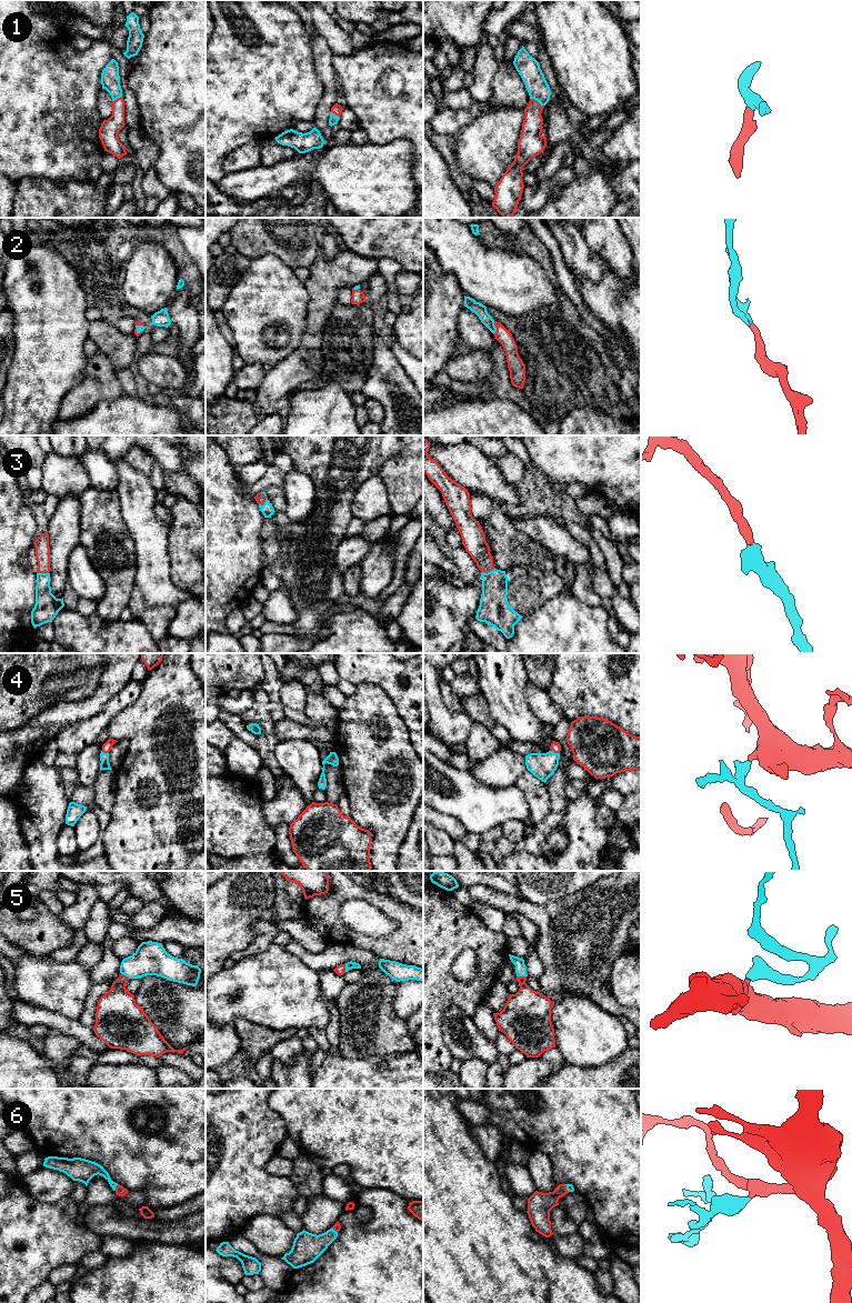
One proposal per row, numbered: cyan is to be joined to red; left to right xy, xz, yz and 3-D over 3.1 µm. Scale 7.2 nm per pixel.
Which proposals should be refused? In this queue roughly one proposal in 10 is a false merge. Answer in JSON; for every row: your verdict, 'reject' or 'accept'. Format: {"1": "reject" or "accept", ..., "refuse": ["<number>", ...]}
{"1": "accept", "2": "accept", "3": "accept", "4": "accept", "5": "accept", "6": "accept", "refuse": []}

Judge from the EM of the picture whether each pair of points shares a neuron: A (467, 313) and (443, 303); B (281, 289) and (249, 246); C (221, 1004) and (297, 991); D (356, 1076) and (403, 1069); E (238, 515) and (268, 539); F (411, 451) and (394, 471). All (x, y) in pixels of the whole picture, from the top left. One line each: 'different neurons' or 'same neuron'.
A: different neurons
B: different neurons
C: same neuron
D: same neuron
E: different neurons
F: same neuron

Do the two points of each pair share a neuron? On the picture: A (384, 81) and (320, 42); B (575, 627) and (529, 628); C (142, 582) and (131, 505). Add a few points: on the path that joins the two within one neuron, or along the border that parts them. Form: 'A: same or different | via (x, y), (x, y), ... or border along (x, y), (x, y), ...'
A: different | border along (331, 52), (331, 64), (337, 74)
B: same | via (564, 628), (540, 628)
C: same | via (146, 563), (146, 528), (142, 524)

